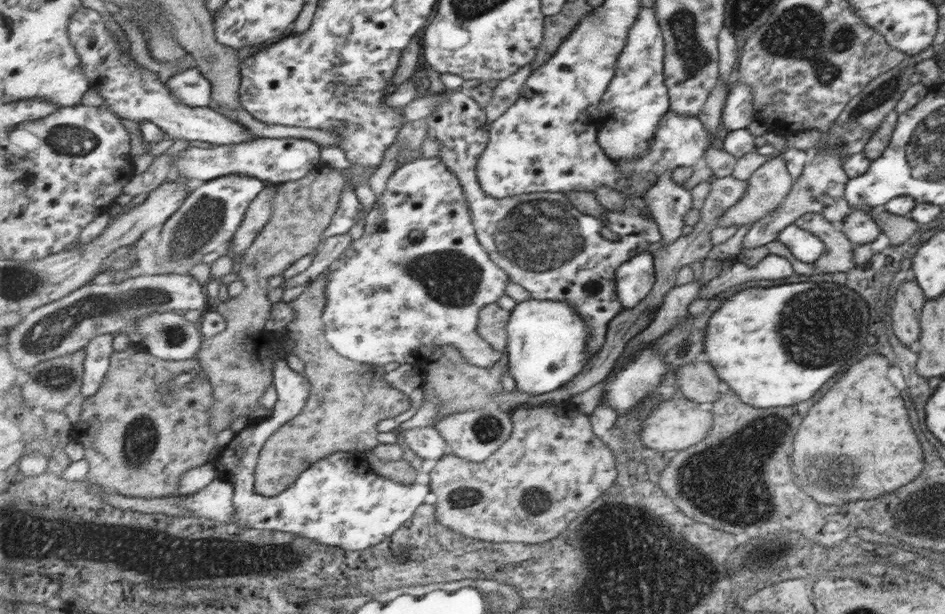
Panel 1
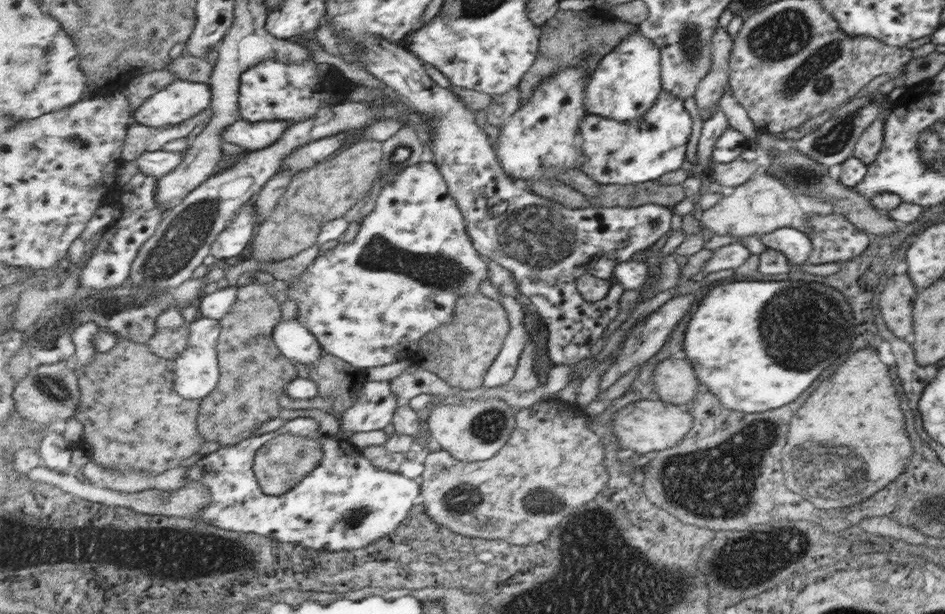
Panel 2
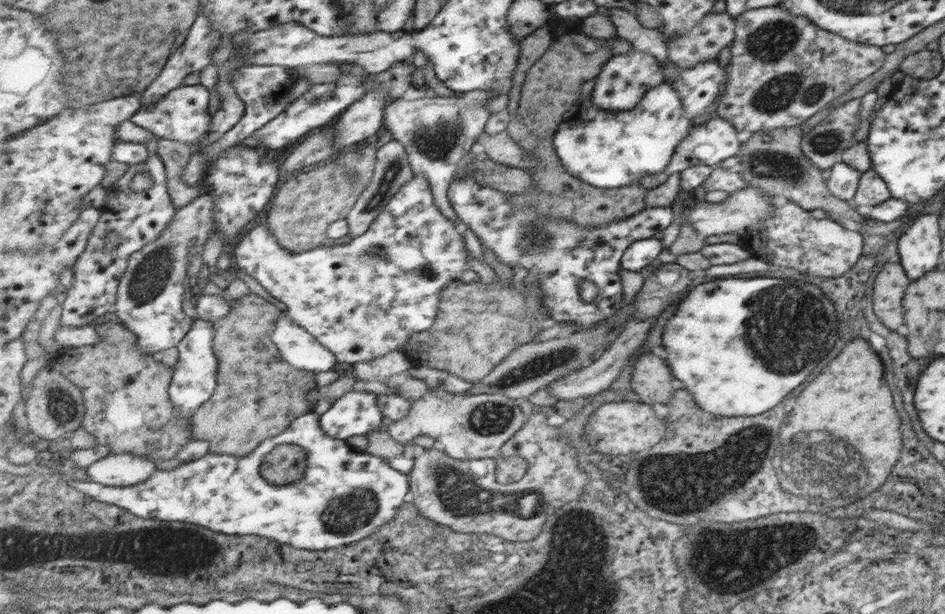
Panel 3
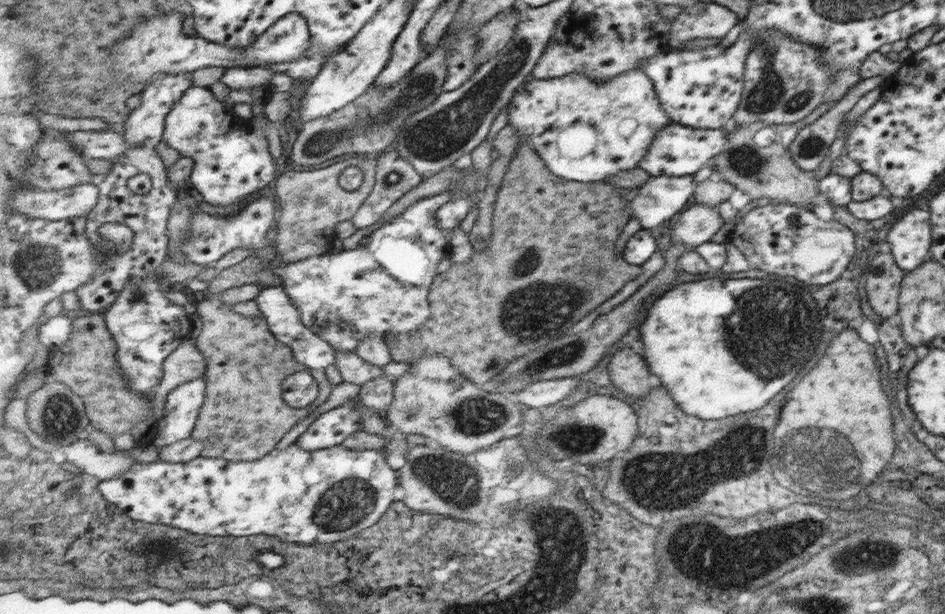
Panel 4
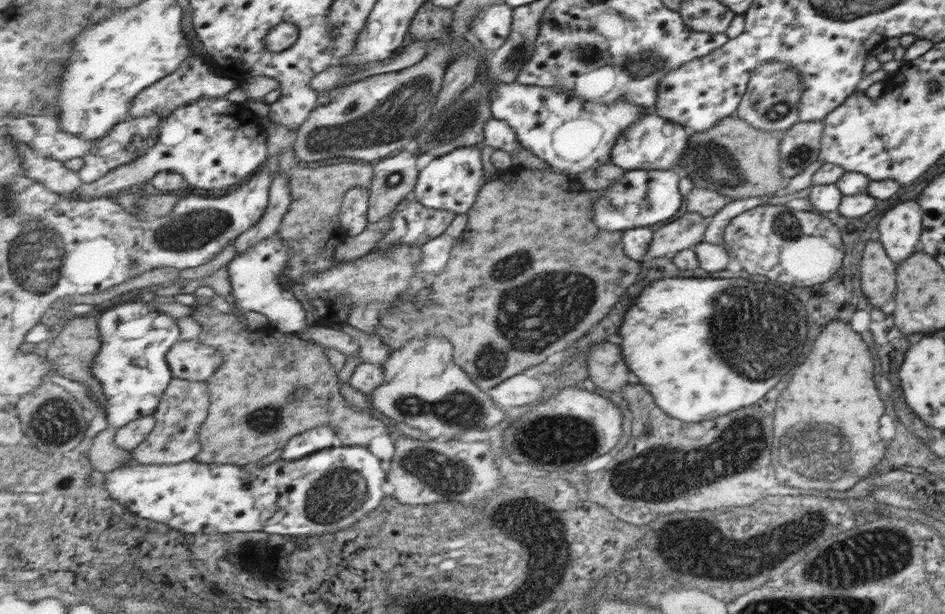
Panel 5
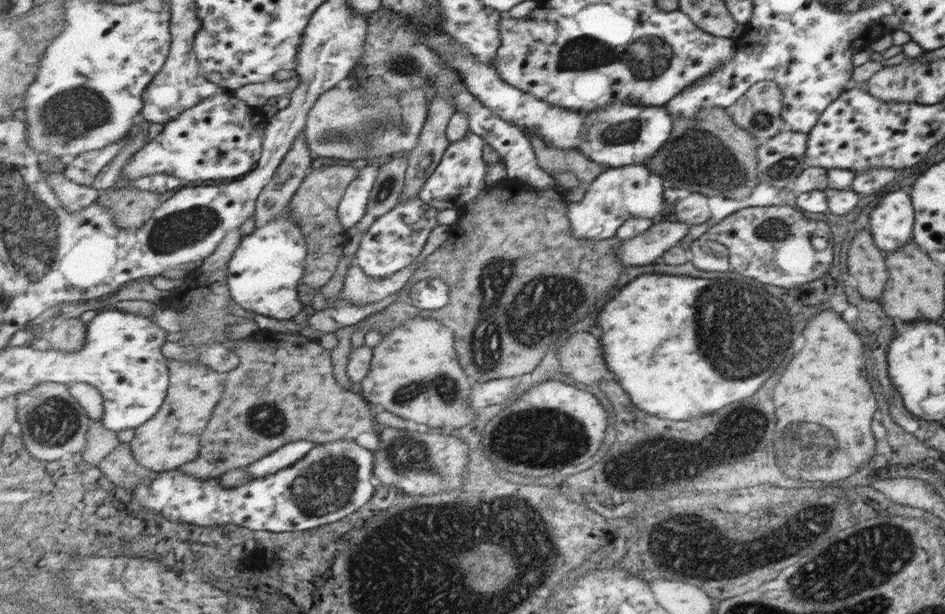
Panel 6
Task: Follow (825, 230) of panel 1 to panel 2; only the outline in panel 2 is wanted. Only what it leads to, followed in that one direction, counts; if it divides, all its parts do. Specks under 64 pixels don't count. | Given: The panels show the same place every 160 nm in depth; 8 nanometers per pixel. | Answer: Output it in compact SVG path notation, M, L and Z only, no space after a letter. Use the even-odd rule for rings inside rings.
M762 173L751 180L747 179L739 186L732 187L721 200L702 210L698 222L719 236L725 234L735 237L760 236L781 227L793 227L807 234L810 231L806 222L807 215L809 214L799 209L796 197L784 182L768 173Z

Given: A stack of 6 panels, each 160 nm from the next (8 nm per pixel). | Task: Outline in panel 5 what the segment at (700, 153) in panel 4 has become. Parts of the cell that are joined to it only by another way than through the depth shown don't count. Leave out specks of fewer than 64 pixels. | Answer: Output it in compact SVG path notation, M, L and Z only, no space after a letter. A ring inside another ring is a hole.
M647 113L618 136L611 151L611 160L627 171L676 170L679 159L689 148L689 133L679 123L661 118L657 113Z

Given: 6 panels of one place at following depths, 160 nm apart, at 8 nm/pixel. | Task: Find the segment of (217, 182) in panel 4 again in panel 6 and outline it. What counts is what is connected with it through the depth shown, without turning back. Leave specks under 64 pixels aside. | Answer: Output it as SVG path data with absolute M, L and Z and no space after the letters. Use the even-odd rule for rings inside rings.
M233 93L214 94L164 124L163 130L134 154L118 180L118 187L127 187L126 183L133 179L154 174L173 175L187 182L237 180L258 166L268 120L260 108L249 106Z

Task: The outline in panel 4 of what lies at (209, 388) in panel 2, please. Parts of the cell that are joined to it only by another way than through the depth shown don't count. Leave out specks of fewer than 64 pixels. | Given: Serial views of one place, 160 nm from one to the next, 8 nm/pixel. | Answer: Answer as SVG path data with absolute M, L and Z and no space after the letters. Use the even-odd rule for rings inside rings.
M207 373L188 380L169 393L156 437L151 444L159 448L193 438L206 400L205 388L209 388Z

